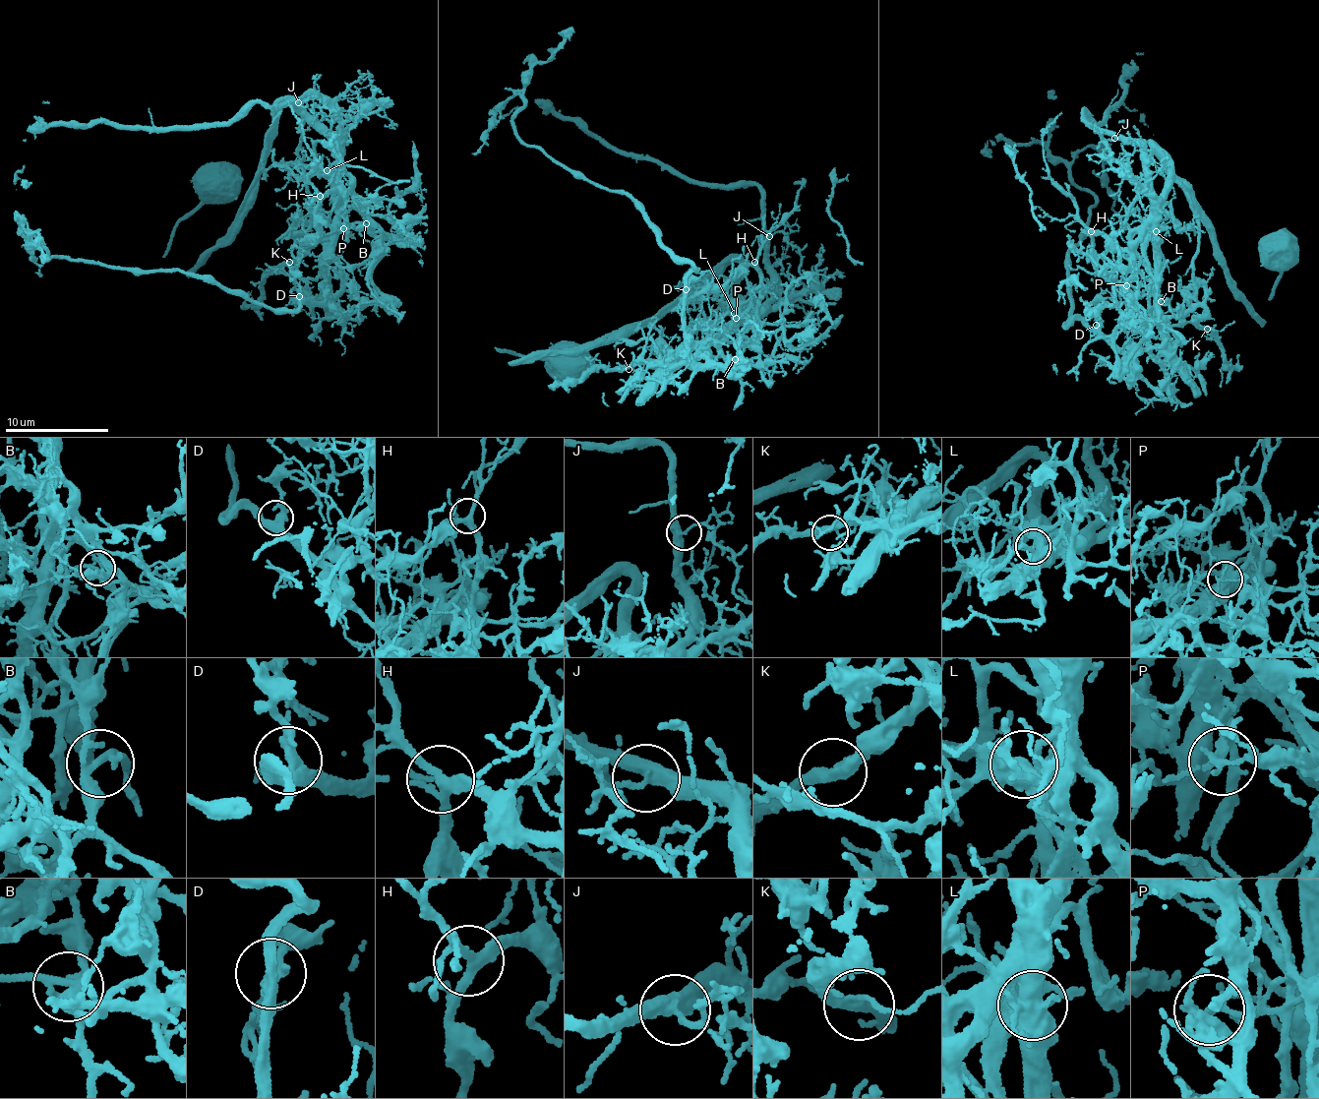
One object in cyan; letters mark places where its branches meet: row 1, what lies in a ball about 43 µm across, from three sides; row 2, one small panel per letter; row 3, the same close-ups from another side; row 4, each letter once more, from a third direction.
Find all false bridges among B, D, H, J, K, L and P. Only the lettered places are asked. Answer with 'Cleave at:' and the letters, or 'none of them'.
Cleave at: J, L, P

